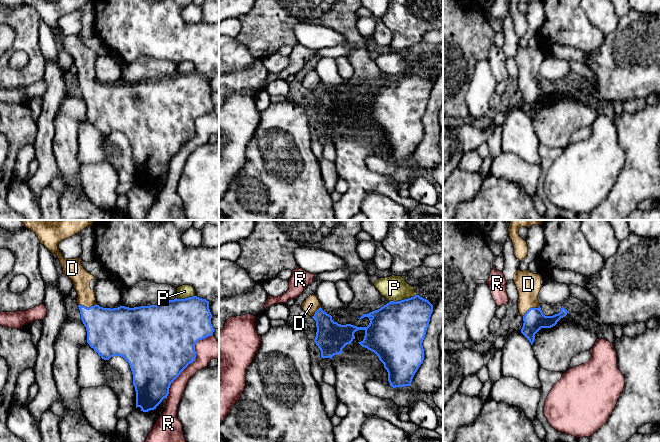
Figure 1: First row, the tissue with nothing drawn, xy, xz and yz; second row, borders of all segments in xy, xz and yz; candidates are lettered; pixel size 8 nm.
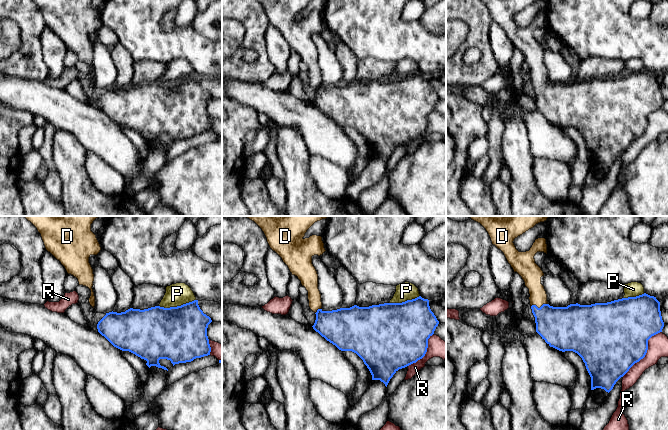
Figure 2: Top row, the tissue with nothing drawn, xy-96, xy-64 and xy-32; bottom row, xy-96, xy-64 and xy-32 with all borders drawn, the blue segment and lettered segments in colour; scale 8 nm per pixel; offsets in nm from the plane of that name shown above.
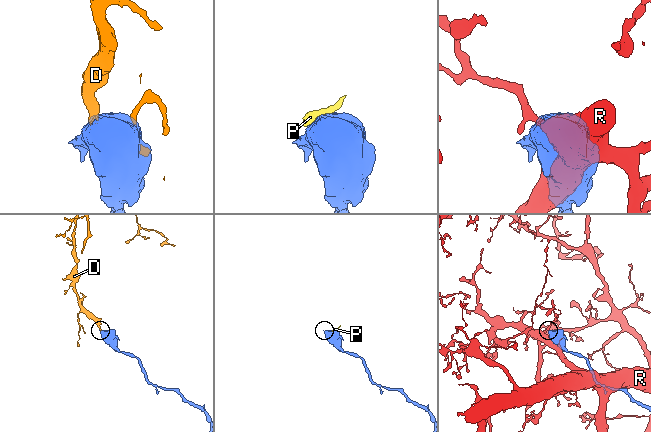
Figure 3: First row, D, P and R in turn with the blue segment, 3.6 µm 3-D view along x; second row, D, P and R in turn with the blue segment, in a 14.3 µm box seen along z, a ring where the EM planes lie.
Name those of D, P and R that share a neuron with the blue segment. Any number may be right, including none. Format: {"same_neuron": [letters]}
{"same_neuron": ["D"]}

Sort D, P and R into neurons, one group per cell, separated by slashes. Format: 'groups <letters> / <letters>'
groups D / P / R

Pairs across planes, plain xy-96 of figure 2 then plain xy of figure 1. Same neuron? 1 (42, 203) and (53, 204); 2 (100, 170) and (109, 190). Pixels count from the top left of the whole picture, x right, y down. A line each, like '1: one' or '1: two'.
1: two
2: one

